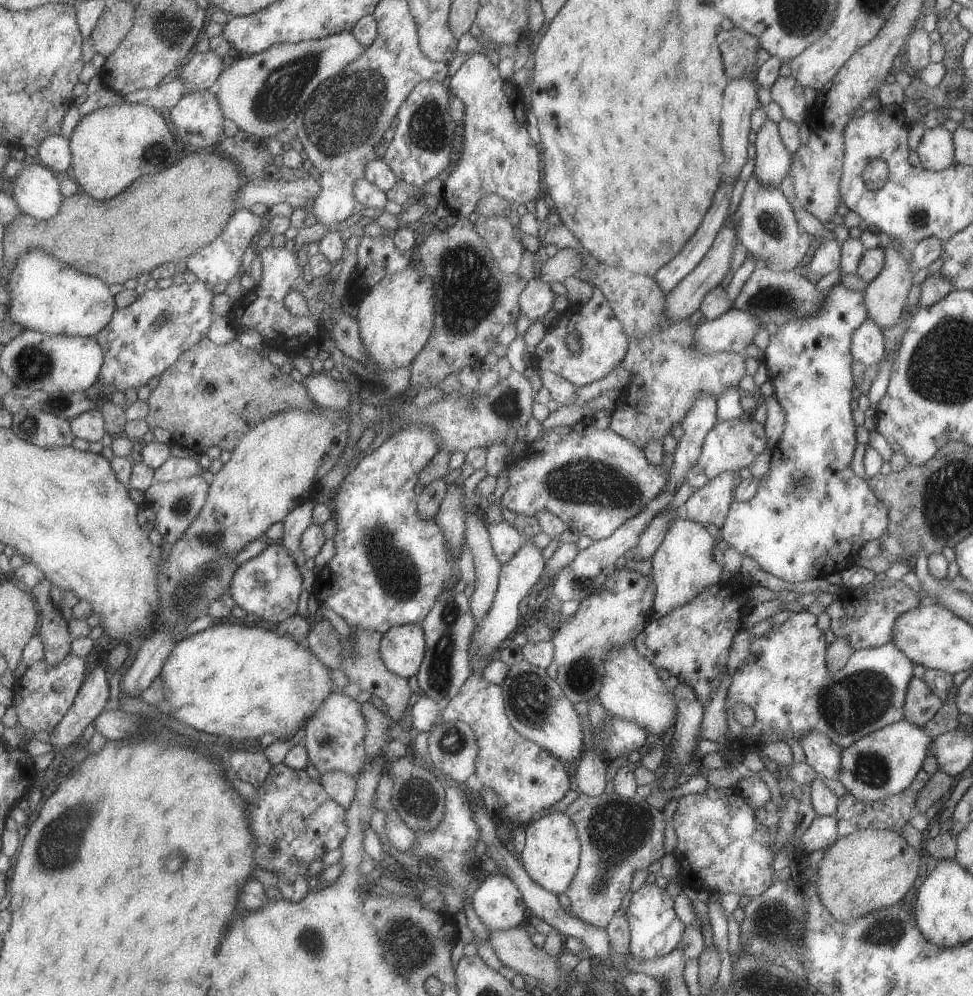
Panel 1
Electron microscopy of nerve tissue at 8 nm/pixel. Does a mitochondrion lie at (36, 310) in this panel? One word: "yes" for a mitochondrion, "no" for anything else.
no

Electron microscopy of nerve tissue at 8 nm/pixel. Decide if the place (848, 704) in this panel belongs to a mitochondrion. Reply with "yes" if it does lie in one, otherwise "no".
yes

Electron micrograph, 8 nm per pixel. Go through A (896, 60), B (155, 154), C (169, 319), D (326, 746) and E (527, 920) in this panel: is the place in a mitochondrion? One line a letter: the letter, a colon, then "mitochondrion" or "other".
A: other
B: mitochondrion
C: mitochondrion
D: mitochondrion
E: other

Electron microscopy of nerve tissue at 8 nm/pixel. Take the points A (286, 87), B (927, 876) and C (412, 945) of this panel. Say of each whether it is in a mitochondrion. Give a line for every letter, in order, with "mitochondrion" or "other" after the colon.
A: mitochondrion
B: other
C: mitochondrion

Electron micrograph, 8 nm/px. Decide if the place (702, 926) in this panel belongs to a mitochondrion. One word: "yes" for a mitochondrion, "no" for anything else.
no

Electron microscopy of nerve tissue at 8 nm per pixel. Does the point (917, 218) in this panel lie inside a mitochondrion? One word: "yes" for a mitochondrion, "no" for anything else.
yes

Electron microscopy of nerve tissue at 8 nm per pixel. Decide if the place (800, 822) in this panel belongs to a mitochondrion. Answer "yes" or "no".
no

